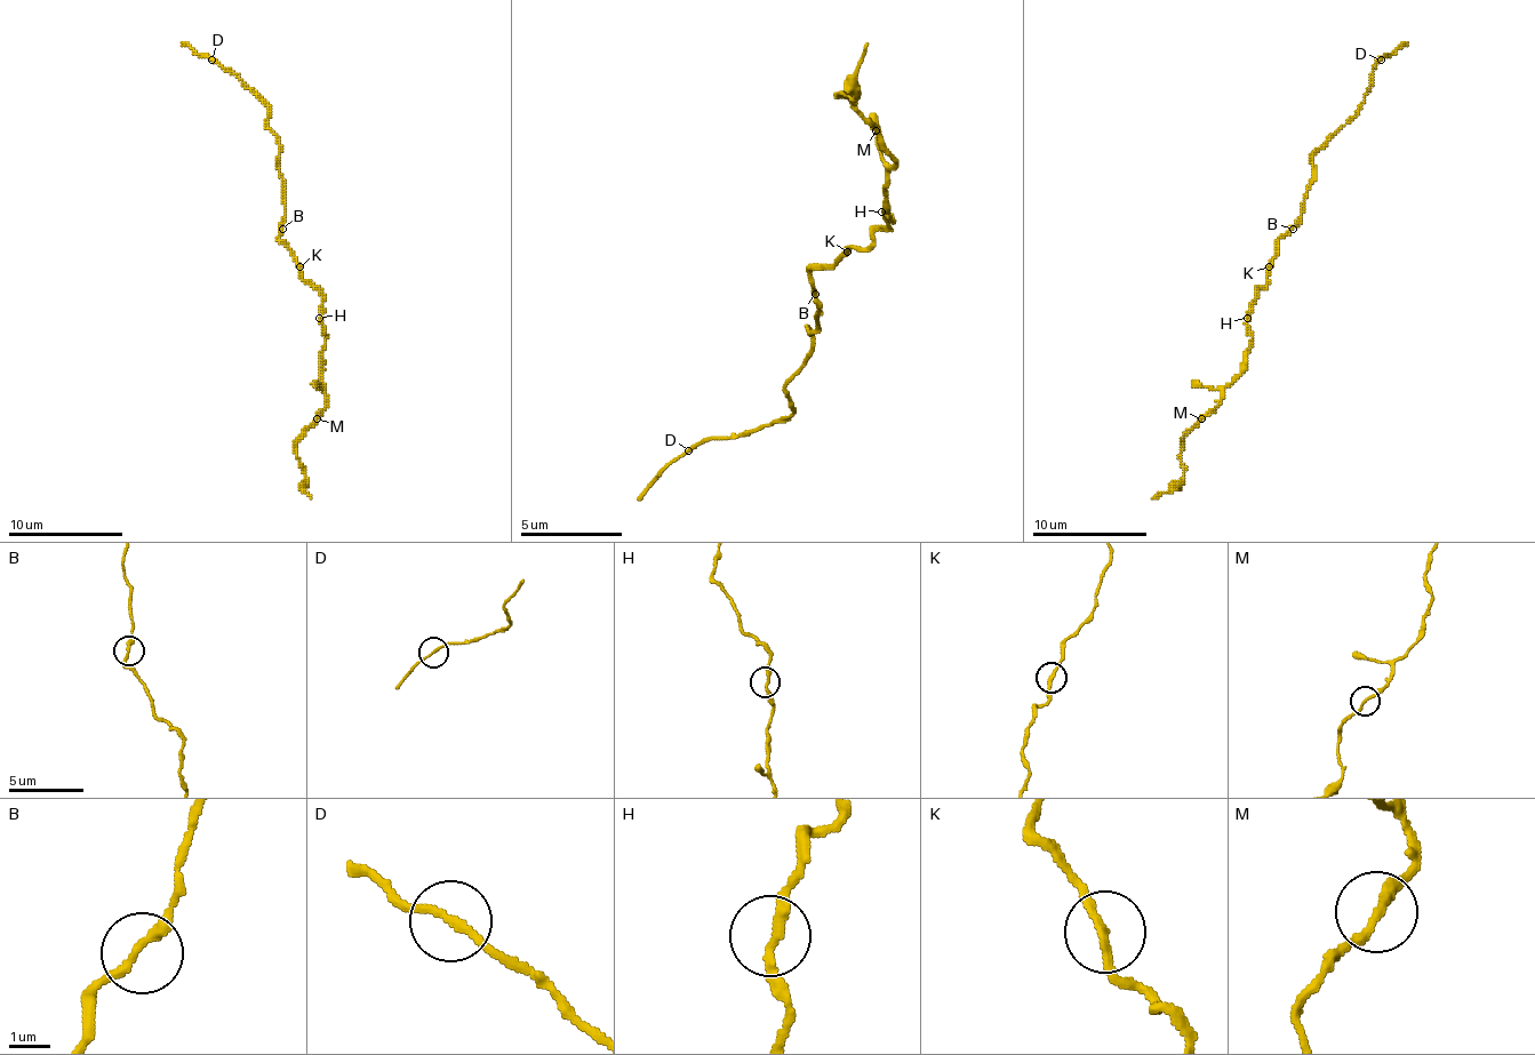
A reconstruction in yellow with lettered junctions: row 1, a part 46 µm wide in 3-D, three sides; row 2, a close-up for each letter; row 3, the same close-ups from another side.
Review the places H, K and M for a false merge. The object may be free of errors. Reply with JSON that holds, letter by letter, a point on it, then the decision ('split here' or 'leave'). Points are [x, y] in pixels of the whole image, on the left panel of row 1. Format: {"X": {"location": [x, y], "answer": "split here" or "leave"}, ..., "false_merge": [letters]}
{"H": {"location": [319, 318], "answer": "leave"}, "K": {"location": [300, 266], "answer": "leave"}, "M": {"location": [317, 418], "answer": "leave"}, "false_merge": []}

